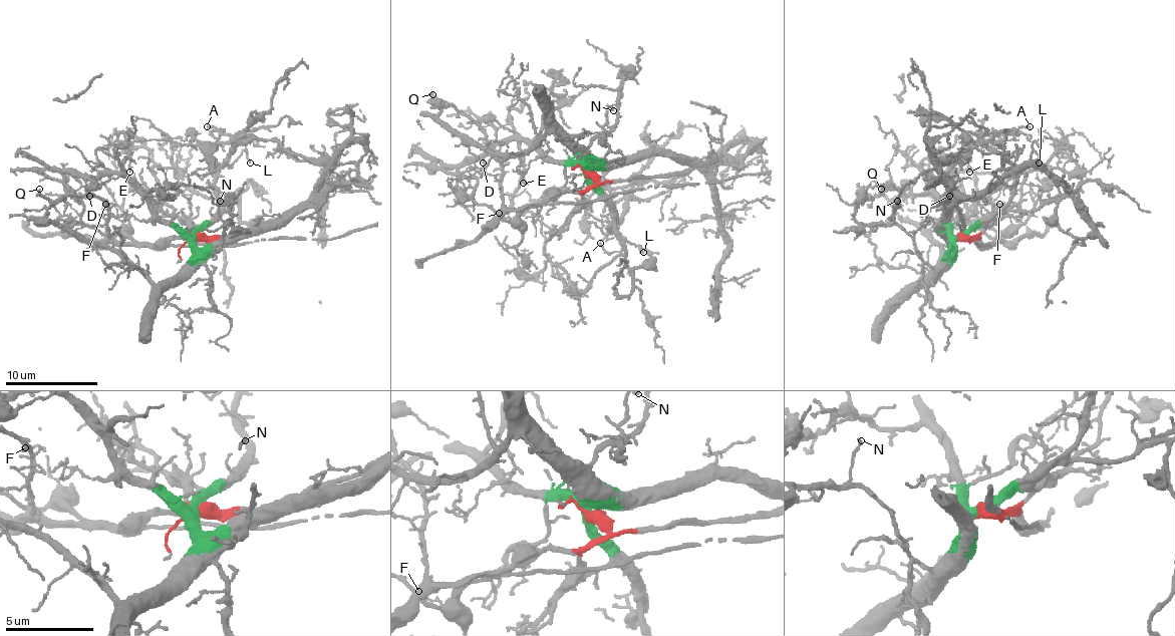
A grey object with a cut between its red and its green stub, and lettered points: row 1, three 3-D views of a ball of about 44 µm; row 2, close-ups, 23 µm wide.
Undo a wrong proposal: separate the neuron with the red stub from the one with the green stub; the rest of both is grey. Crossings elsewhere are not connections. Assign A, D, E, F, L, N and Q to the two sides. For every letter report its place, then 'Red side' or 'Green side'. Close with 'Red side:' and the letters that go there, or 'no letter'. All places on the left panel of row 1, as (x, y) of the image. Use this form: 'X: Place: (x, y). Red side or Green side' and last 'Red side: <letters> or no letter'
A: Place: (207, 126). Green side
D: Place: (89, 196). Red side
E: Place: (129, 172). Green side
F: Place: (105, 204). Red side
L: Place: (250, 163). Green side
N: Place: (220, 201). Green side
Q: Place: (39, 189). Red side
Red side: D, F, Q

